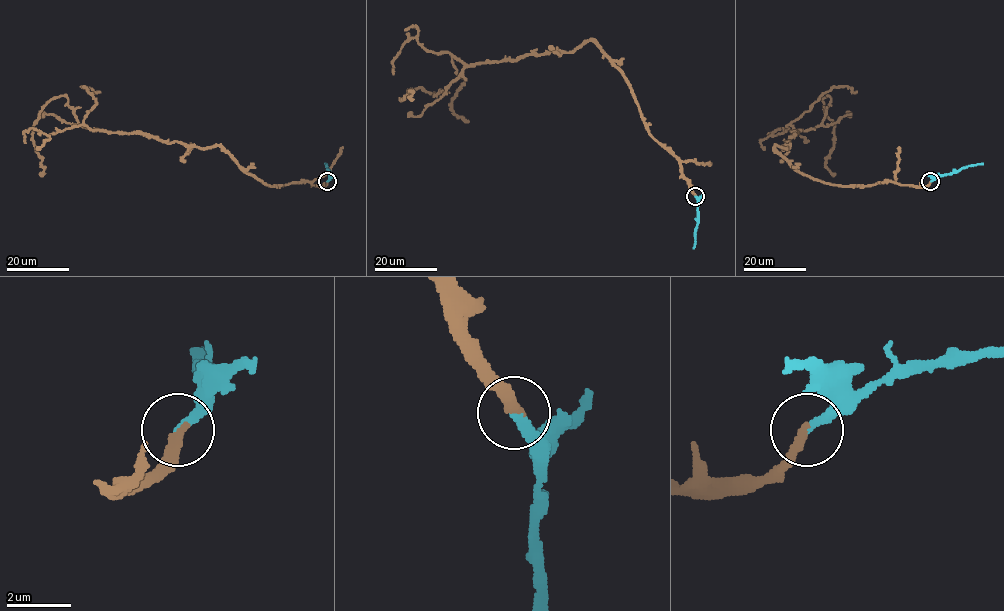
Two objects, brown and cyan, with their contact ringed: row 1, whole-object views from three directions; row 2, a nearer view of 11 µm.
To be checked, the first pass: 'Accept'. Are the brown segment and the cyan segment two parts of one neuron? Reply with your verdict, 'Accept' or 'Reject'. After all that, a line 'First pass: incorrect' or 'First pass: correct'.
Accept
First pass: correct

